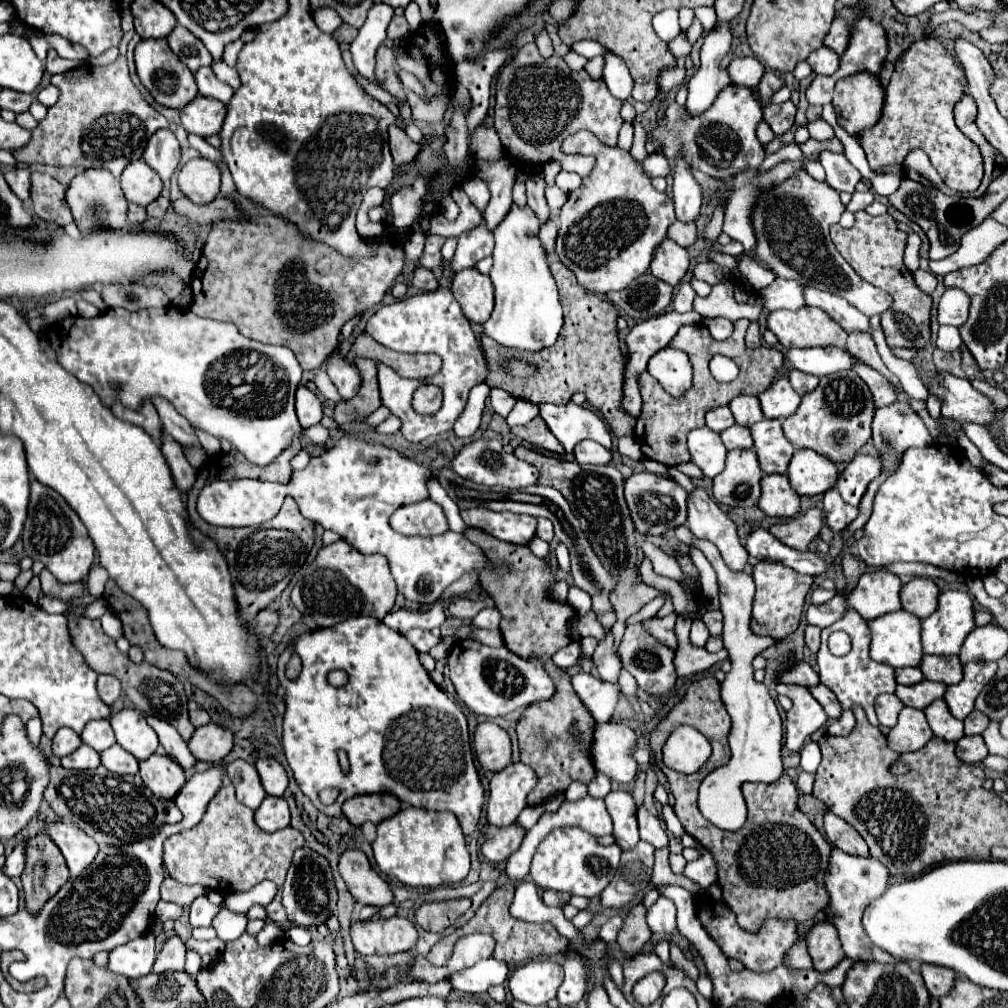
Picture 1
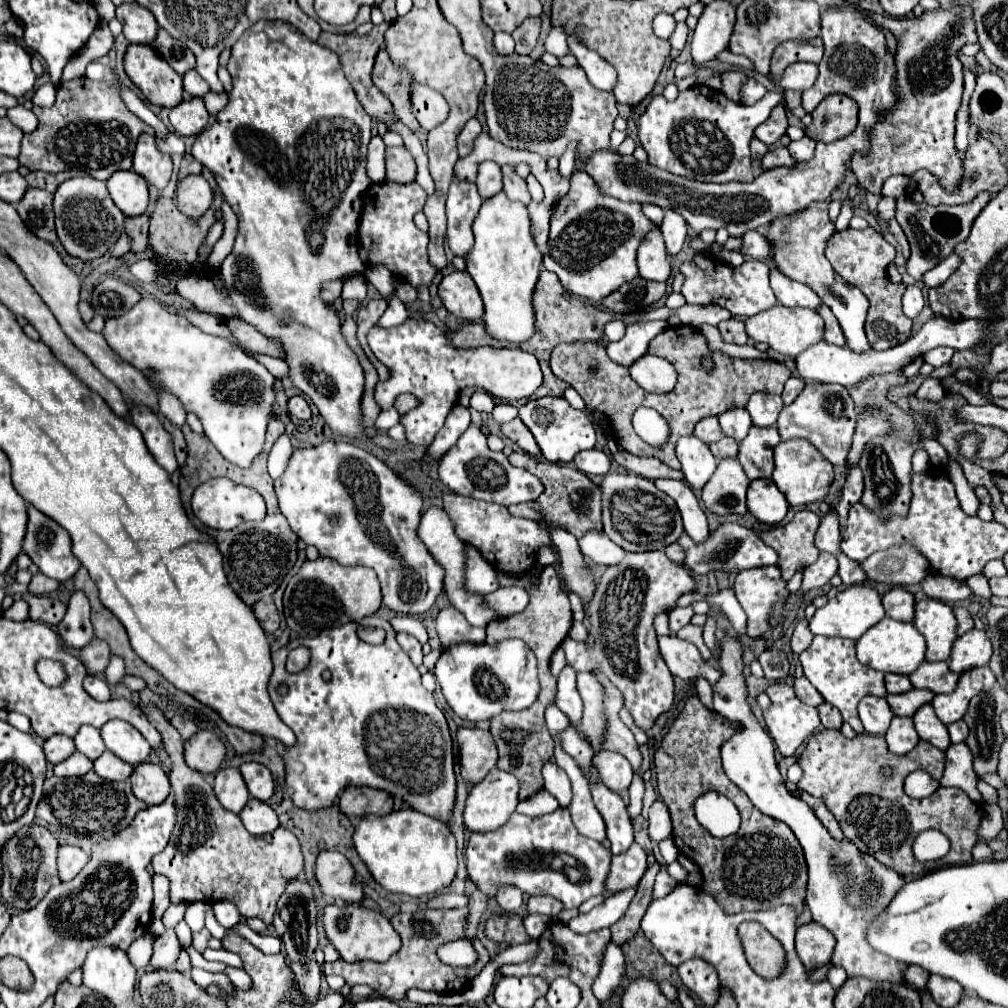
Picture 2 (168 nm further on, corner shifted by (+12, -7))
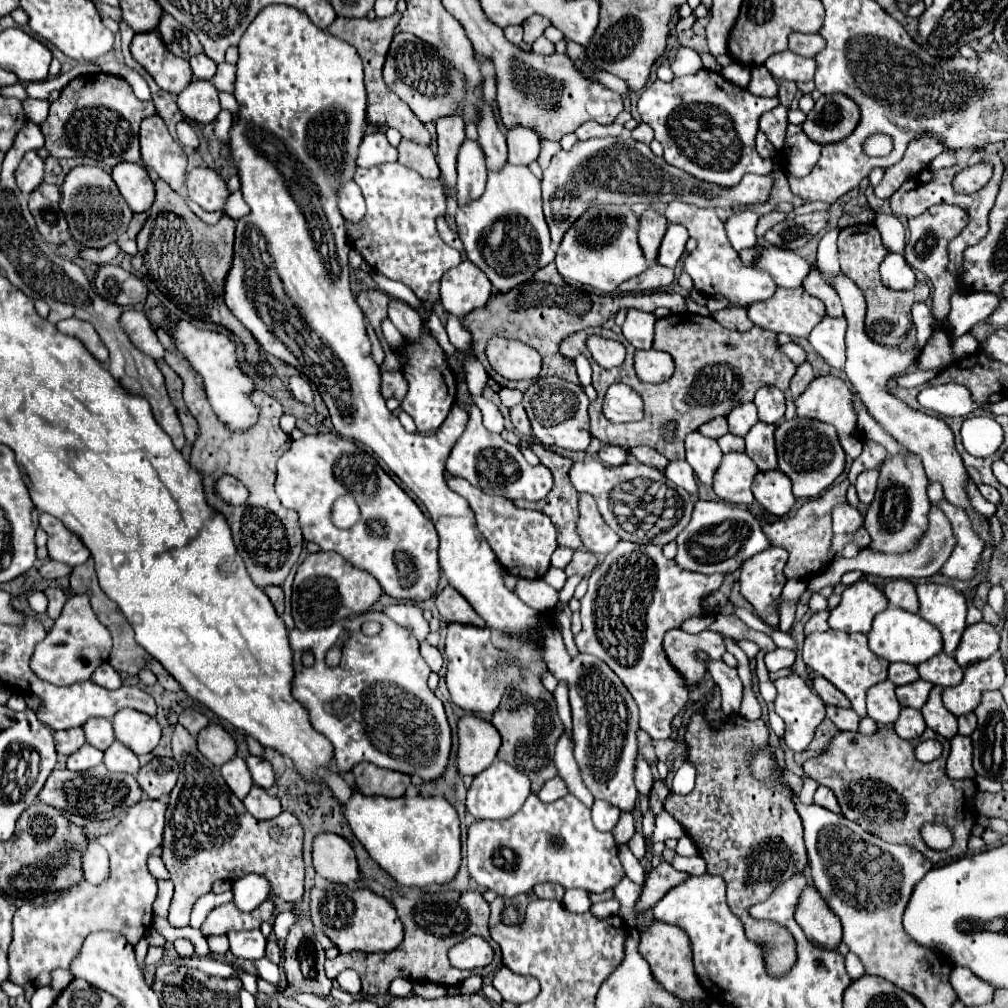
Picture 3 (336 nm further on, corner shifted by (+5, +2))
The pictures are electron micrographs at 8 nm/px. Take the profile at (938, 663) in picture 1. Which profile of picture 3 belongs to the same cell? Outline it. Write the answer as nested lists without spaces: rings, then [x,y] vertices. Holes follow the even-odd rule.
[[[938,653],[936,657],[920,663],[918,673],[924,681],[930,681],[940,687],[958,685],[962,681],[962,667],[954,661],[954,657],[946,653]]]

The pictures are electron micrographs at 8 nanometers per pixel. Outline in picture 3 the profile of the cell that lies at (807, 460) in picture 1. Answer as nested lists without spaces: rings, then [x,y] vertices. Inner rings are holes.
[[[792,419],[782,421],[776,431],[776,453],[778,467],[792,481],[792,491],[796,497],[818,497],[824,489],[828,489],[834,479],[844,471],[846,455],[838,445],[836,429],[816,419]],[[816,457],[832,457],[832,459],[816,459]]]

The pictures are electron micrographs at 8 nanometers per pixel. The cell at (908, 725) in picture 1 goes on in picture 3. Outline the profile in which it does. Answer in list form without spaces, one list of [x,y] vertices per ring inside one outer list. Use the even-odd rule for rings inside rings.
[[[904,707],[900,711],[900,717],[894,723],[894,729],[896,729],[898,737],[902,737],[902,739],[916,739],[916,737],[920,737],[924,733],[926,723],[924,723],[922,713],[918,709]]]

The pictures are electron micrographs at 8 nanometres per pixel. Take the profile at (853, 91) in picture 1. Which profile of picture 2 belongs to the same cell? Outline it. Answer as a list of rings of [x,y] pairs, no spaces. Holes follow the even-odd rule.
[[[831,94],[811,112],[813,122],[805,136],[815,142],[835,142],[851,134],[857,126],[857,104],[845,94]]]

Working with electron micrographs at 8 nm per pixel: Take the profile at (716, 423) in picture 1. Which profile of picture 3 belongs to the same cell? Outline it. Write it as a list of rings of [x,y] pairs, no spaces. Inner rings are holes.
[[[714,417],[712,421],[704,423],[700,429],[698,429],[702,435],[706,437],[712,437],[712,439],[718,439],[722,437],[726,431],[728,431],[728,423],[726,423],[726,417]]]

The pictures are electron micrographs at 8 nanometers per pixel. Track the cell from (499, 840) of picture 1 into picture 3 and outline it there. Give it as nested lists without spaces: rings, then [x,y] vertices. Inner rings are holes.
[[[534,793],[526,799],[522,809],[504,821],[474,821],[468,829],[468,871],[470,877],[484,889],[492,889],[504,899],[512,899],[530,891],[538,883],[558,883],[564,889],[580,887],[584,891],[602,893],[614,889],[622,877],[624,867],[618,859],[618,847],[612,833],[602,833],[592,825],[590,809],[574,795],[564,795],[558,801],[542,803]]]

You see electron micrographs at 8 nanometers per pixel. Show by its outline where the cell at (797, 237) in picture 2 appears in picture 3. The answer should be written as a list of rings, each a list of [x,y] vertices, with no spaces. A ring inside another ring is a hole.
[[[844,273],[834,277],[834,281],[830,281],[830,285],[838,293],[840,303],[844,307],[844,317],[848,321],[848,331],[846,331],[846,369],[844,371],[848,375],[848,381],[856,389],[860,401],[864,403],[868,413],[884,427],[886,433],[890,433],[904,449],[916,453],[922,459],[922,465],[926,469],[928,479],[942,483],[946,499],[950,499],[958,507],[964,507],[970,513],[970,517],[974,517],[974,525],[984,525],[982,527],[984,529],[982,531],[982,539],[988,541],[988,519],[984,515],[976,513],[968,505],[968,499],[966,499],[966,493],[964,493],[966,471],[964,471],[960,455],[954,449],[954,435],[952,435],[950,427],[940,417],[926,415],[922,411],[910,409],[902,399],[892,395],[890,389],[888,389],[888,379],[906,373],[910,369],[910,365],[916,363],[916,357],[920,353],[918,347],[910,347],[906,351],[900,351],[896,347],[886,347],[886,345],[880,345],[880,343],[872,341],[866,335],[866,329],[864,329],[866,297],[862,295],[862,289],[858,289],[858,285],[854,285],[854,281],[850,277],[846,277]]]

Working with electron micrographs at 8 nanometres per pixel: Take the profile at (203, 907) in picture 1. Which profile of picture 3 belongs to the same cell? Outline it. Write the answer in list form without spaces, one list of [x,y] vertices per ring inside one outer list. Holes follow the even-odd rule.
[[[226,891],[226,893],[206,893],[206,895],[202,895],[196,903],[194,903],[194,907],[192,907],[192,917],[190,917],[190,925],[192,927],[200,927],[204,921],[206,921],[206,917],[208,917],[208,913],[212,911],[212,909],[216,909],[216,907],[220,907],[220,905],[224,905],[224,903],[228,903],[228,901],[232,901],[232,893],[230,891]]]

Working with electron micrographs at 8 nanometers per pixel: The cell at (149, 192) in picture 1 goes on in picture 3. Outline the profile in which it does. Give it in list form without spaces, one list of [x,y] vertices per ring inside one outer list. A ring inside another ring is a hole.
[[[118,163],[112,169],[112,179],[118,185],[122,197],[134,213],[148,211],[154,203],[154,183],[148,171],[138,163]]]

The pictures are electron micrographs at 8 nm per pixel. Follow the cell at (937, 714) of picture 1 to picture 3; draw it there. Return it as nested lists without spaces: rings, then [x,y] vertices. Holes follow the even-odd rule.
[[[932,687],[930,697],[926,701],[926,705],[922,707],[922,715],[926,725],[940,733],[946,739],[952,739],[958,733],[958,725],[956,725],[956,717],[944,707],[942,703],[942,687]]]

